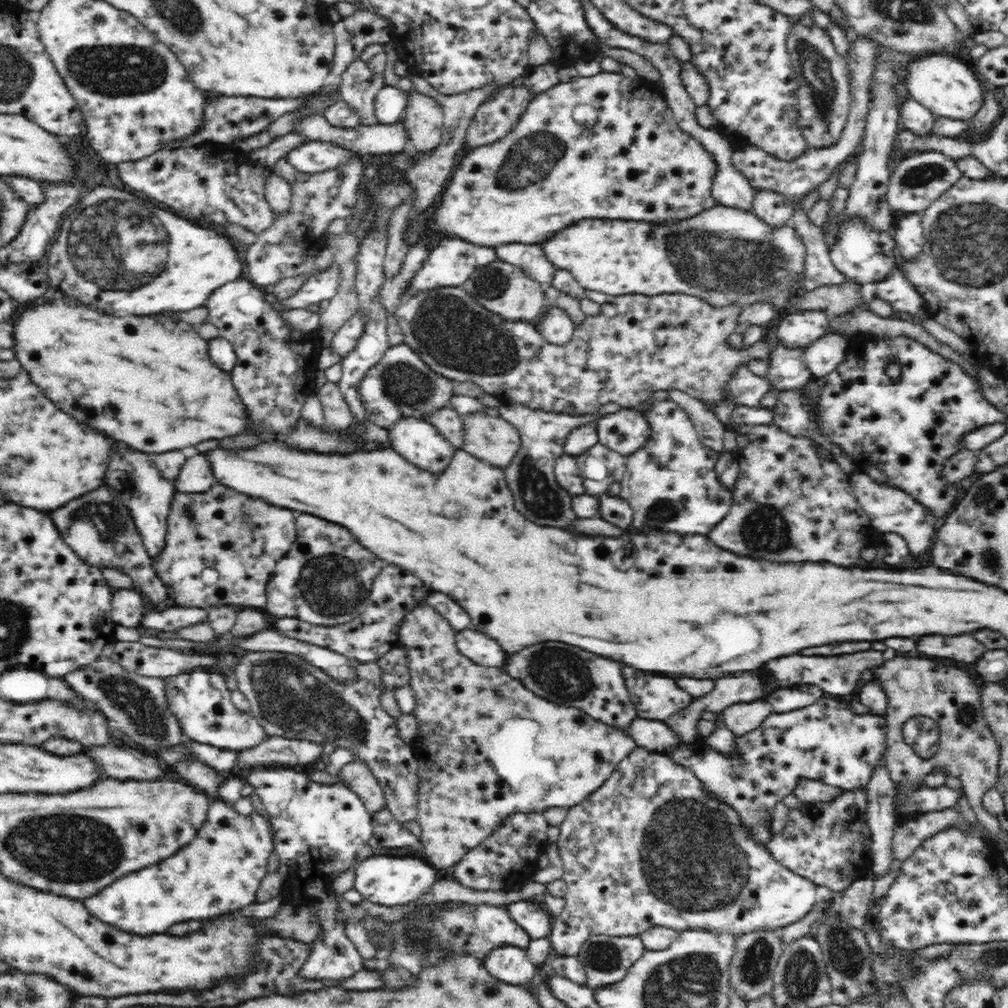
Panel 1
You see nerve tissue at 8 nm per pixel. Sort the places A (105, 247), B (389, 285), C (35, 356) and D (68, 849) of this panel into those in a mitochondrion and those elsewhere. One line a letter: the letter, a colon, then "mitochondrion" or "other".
A: mitochondrion
B: other
C: other
D: mitochondrion

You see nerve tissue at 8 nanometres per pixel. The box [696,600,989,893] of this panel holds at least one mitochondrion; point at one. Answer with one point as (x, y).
(966, 715)

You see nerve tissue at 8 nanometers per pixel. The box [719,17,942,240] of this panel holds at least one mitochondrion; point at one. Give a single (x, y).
(821, 87)

